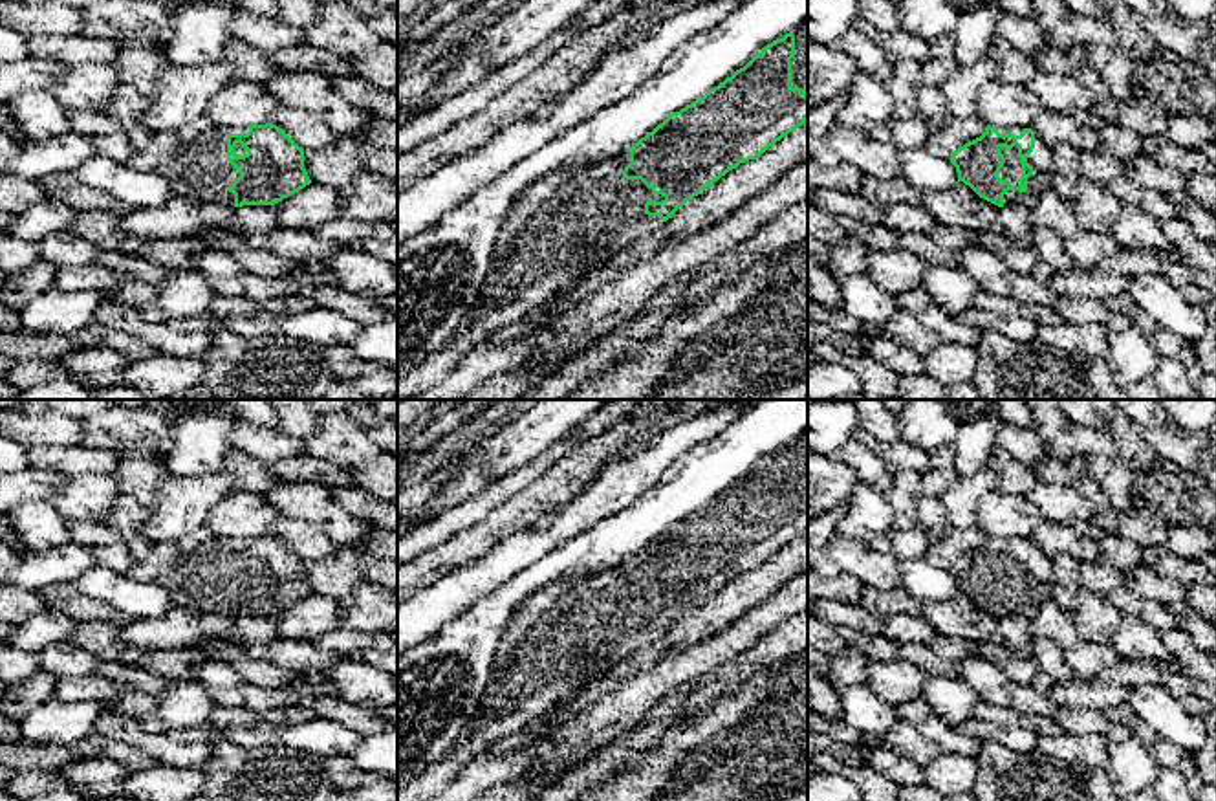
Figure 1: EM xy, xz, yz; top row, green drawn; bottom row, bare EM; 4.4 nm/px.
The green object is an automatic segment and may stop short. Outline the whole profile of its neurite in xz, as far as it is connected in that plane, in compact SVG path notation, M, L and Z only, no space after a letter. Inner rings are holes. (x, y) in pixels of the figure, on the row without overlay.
M808 429L773 451L744 478L703 508L667 526L619 566L584 579L537 620L516 645L507 667L494 676L482 706L454 744L423 775L397 790L397 801L427 801L496 741L548 717L586 682L637 649L659 640L679 618L740 574L808 532Z

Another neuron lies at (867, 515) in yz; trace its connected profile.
M859 482L839 519L837 533L859 541L870 541L892 532L894 511L883 491Z

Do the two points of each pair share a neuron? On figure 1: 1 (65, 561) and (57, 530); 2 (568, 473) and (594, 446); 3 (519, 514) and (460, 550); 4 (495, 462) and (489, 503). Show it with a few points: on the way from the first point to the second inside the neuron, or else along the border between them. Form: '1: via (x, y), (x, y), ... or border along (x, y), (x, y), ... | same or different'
1: border along (70, 541), (59, 547), (28, 550) | different
2: via (575, 466), (588, 453) | same
3: via (504, 521), (475, 541) | same
4: border along (532, 459), (499, 475), (458, 504) | different

